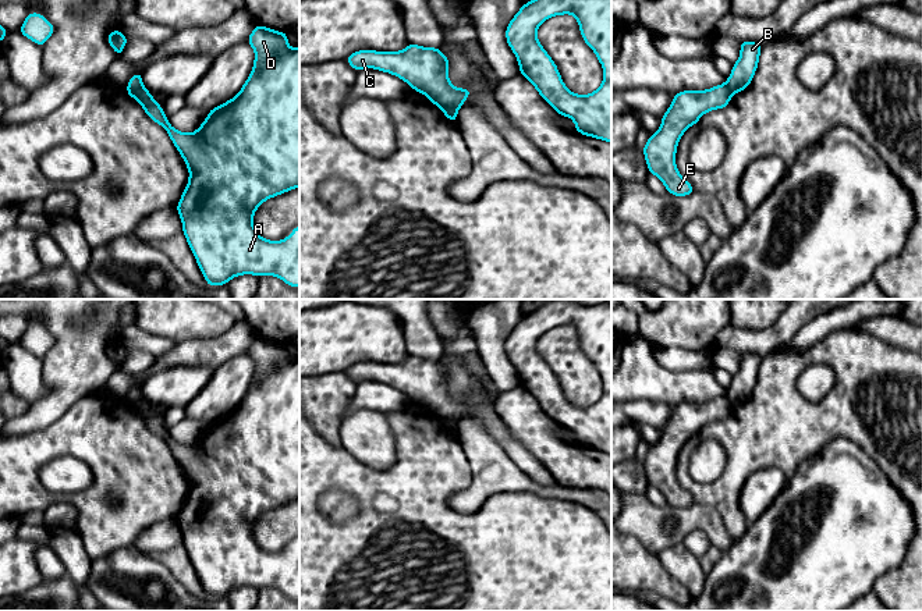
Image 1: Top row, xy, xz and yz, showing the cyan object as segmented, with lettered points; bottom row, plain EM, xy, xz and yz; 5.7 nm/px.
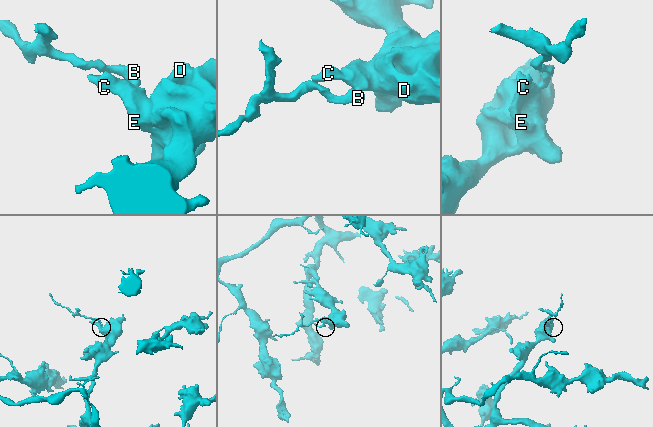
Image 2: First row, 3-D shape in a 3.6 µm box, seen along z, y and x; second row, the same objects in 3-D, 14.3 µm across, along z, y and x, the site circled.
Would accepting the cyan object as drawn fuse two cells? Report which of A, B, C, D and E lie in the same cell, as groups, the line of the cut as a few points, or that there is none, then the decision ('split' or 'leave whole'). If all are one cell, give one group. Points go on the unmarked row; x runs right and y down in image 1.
A C D E / B | xy (127, 400), (134, 402), (144, 401) | split

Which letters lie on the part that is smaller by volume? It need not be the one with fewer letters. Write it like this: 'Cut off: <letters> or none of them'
Cut off: B

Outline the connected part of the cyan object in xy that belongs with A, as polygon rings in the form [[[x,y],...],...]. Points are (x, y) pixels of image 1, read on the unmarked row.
[[[258,335],[248,349],[255,363],[248,391],[233,411],[209,422],[206,431],[191,445],[171,438],[150,402],[125,401],[146,427],[167,443],[187,476],[189,490],[175,522],[182,534],[182,546],[209,598],[227,597],[231,590],[242,586],[273,587],[290,598],[299,598],[299,537],[283,553],[265,551],[253,539],[253,526],[263,514],[299,498],[299,358],[291,360],[287,351],[288,345]]]

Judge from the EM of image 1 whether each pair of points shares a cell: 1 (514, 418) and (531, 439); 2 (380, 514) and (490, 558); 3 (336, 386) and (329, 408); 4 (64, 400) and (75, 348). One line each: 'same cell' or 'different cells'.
1: same cell
2: same cell
3: same cell
4: same cell

